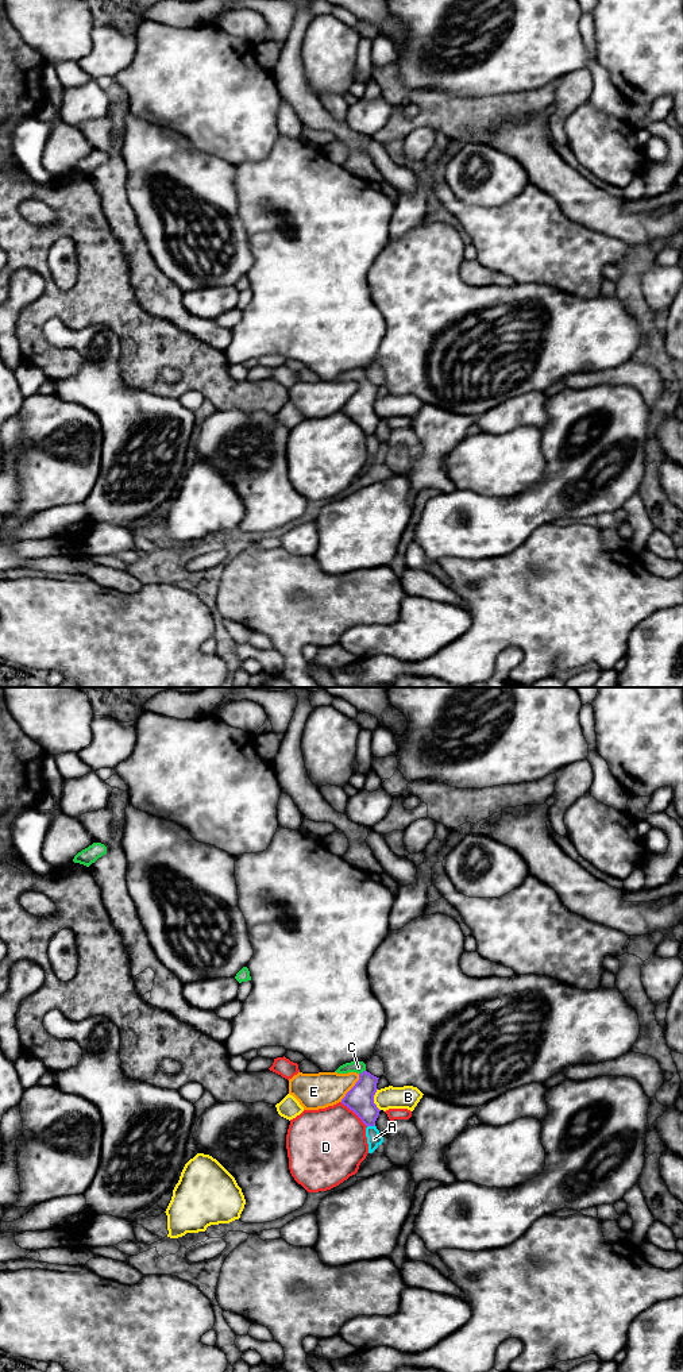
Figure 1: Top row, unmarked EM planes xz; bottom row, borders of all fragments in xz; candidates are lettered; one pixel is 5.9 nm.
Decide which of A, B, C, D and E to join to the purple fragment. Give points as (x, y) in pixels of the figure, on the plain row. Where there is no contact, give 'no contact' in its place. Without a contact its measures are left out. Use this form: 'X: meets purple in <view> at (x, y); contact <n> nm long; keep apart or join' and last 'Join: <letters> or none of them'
A: meets purple in xz at (370, 434); contact 50 nm long; keep apart
B: meets purple in xz at (373, 408); contact 140 nm long; keep apart
C: meets purple in xz at (363, 380); contact 50 nm long; join
D: meets purple in xz at (354, 420); contact 220 nm long; keep apart
E: meets purple in xz at (352, 396); contact 200 nm long; keep apart
Join: C

